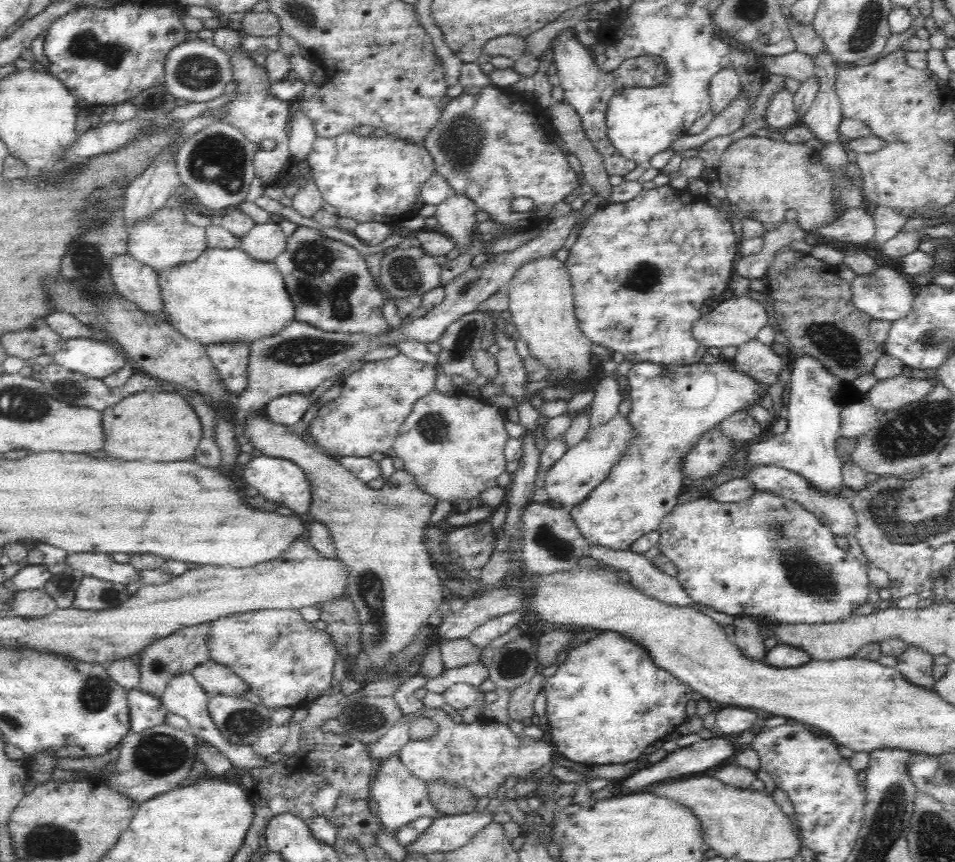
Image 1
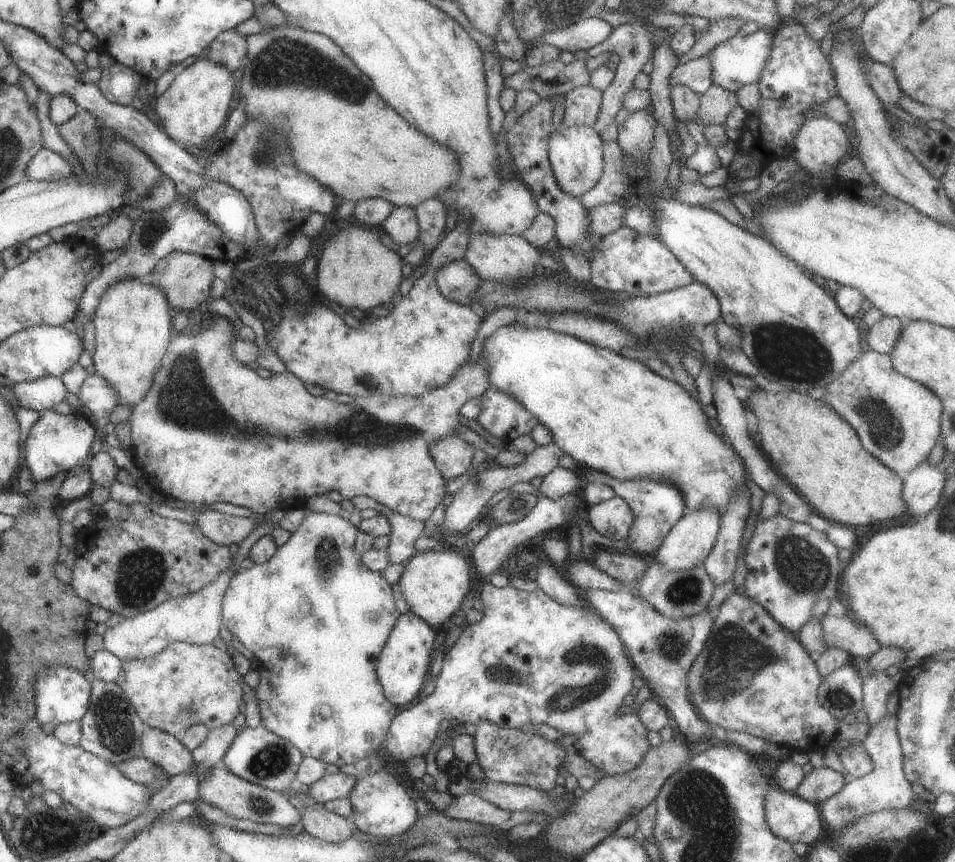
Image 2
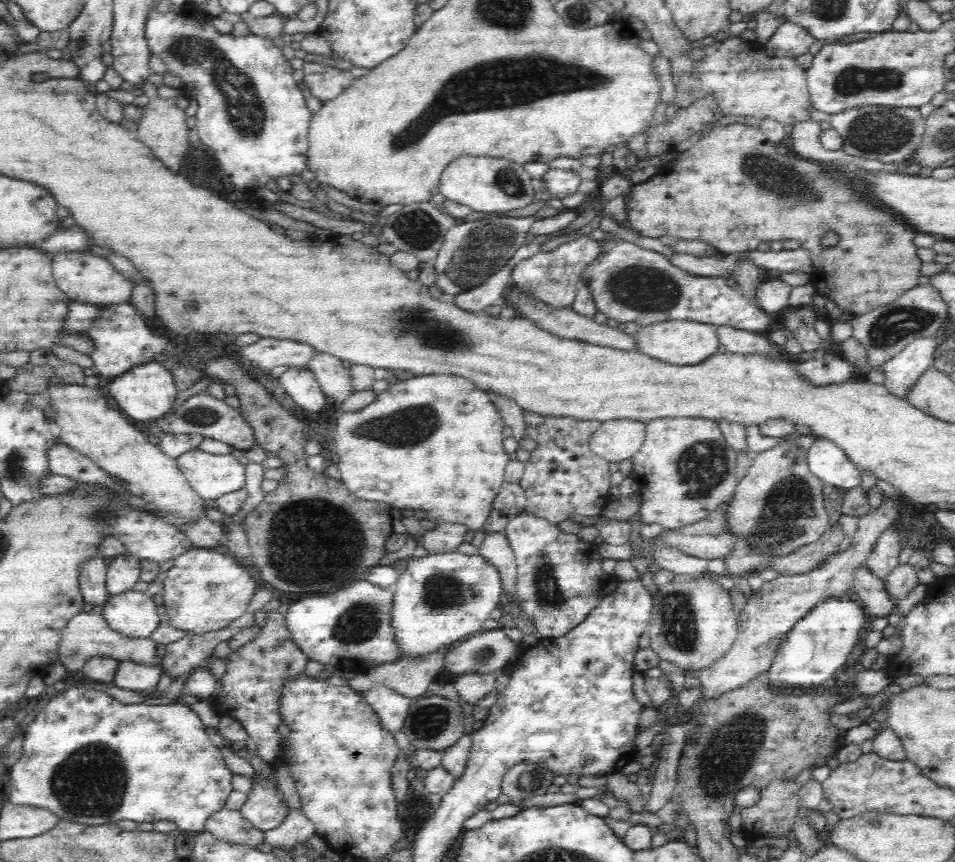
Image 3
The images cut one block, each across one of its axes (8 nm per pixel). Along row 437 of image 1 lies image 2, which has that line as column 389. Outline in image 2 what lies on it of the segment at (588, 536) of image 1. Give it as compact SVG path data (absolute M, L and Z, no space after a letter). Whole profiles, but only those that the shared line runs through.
M411 611L398 615L381 652L377 655L375 667L375 678L381 686L383 696L393 706L401 708L417 696L421 684L428 676L434 640L434 629L424 620L417 618Z

